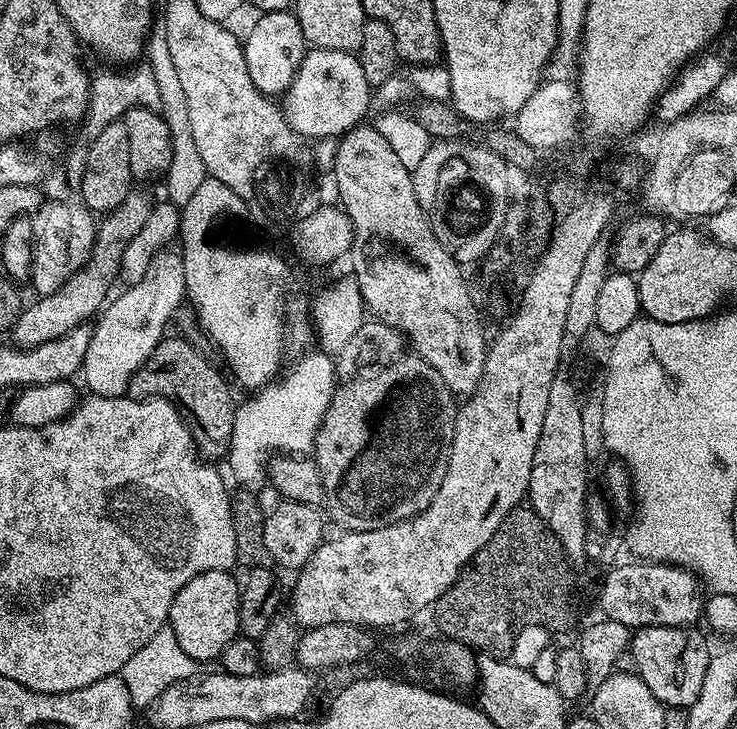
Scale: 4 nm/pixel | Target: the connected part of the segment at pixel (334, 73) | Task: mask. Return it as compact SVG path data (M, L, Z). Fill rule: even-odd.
M309 47L296 76L282 96L286 122L302 138L332 136L339 138L356 127L370 112L370 85L353 53Z

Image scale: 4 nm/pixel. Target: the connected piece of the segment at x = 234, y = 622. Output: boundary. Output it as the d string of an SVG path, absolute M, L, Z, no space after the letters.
M206 570L190 578L190 582L186 582L186 586L174 594L167 627L174 630L178 646L182 646L182 650L186 650L194 661L215 661L240 632L241 581L235 580L232 574L228 570Z

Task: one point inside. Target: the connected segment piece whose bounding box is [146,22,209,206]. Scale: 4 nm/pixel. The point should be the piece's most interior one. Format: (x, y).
(186, 172)

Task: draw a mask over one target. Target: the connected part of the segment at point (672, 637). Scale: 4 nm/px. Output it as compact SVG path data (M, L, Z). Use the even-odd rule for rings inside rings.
M651 624L635 629L632 633L630 654L634 658L634 672L650 686L650 694L658 698L668 708L688 709L698 702L698 693L702 691L702 681L706 679L708 663L713 653L708 652L708 640L699 632L699 627L666 626Z

